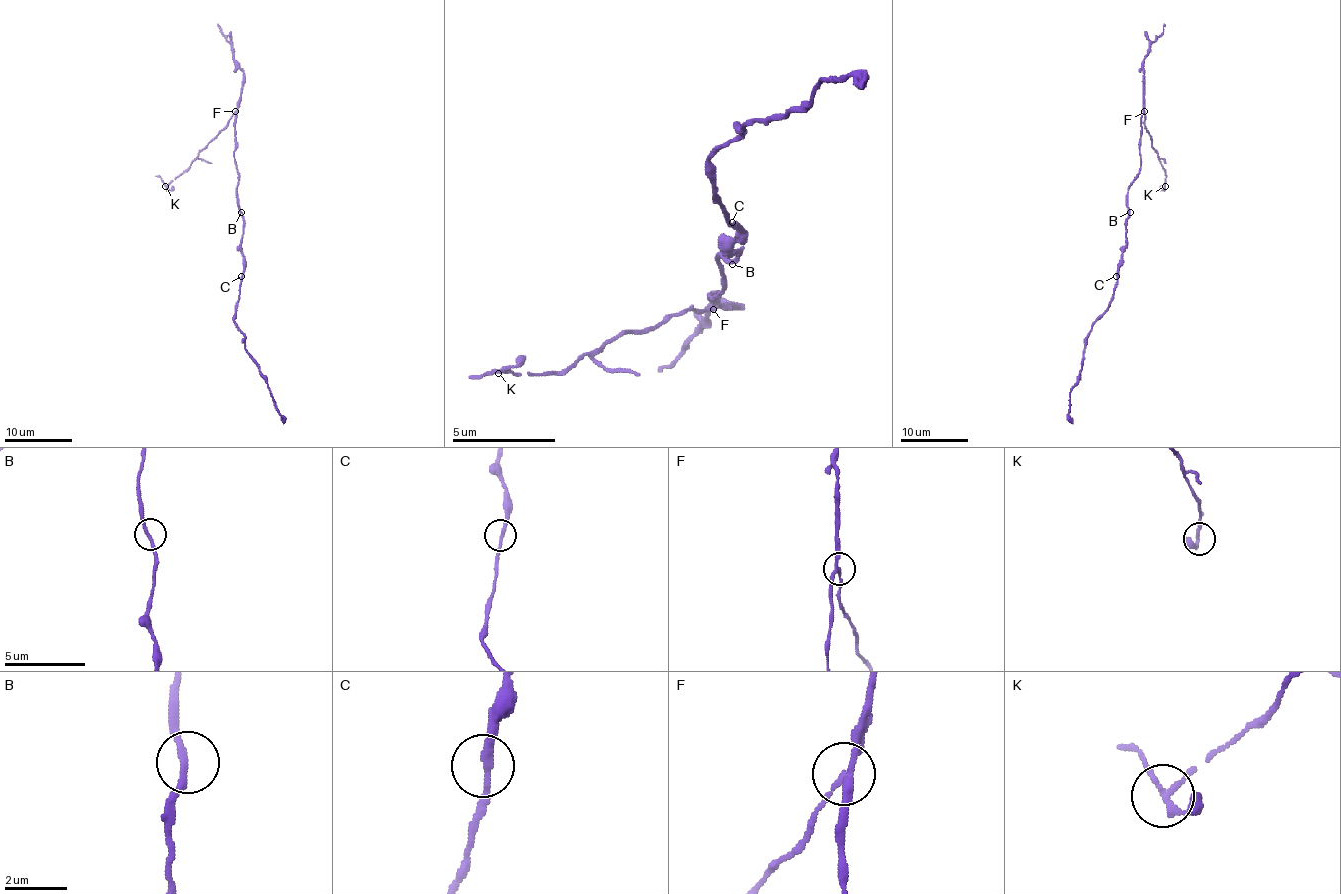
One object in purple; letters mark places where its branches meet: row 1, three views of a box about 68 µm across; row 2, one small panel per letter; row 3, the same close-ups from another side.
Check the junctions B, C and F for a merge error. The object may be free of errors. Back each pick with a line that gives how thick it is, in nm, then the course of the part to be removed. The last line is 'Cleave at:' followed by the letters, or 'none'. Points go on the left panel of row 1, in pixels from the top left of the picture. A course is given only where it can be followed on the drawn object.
F: Thickness 190 nm. Course of the part to remove: (234, 112), (175, 180), (165, 185), (155, 176)
Cleave at: F

